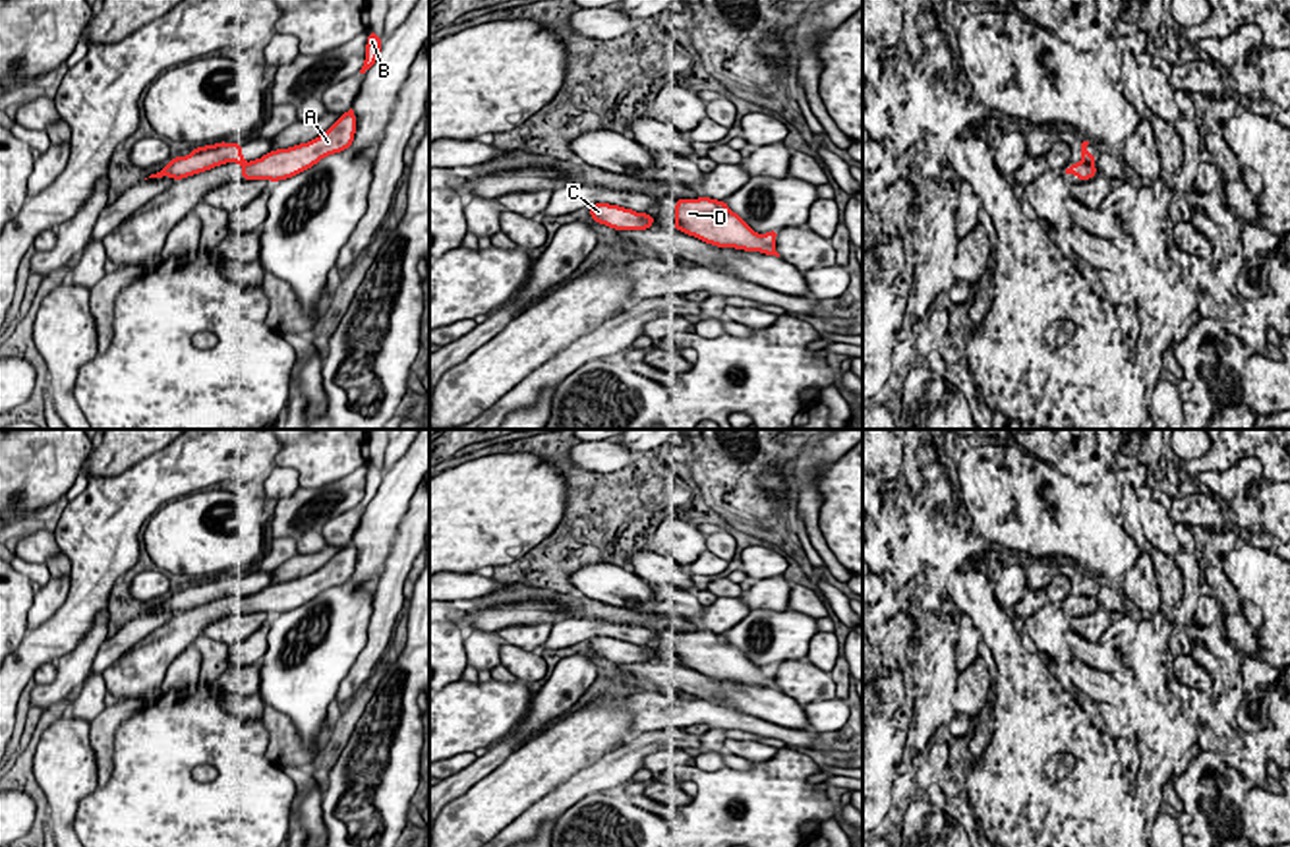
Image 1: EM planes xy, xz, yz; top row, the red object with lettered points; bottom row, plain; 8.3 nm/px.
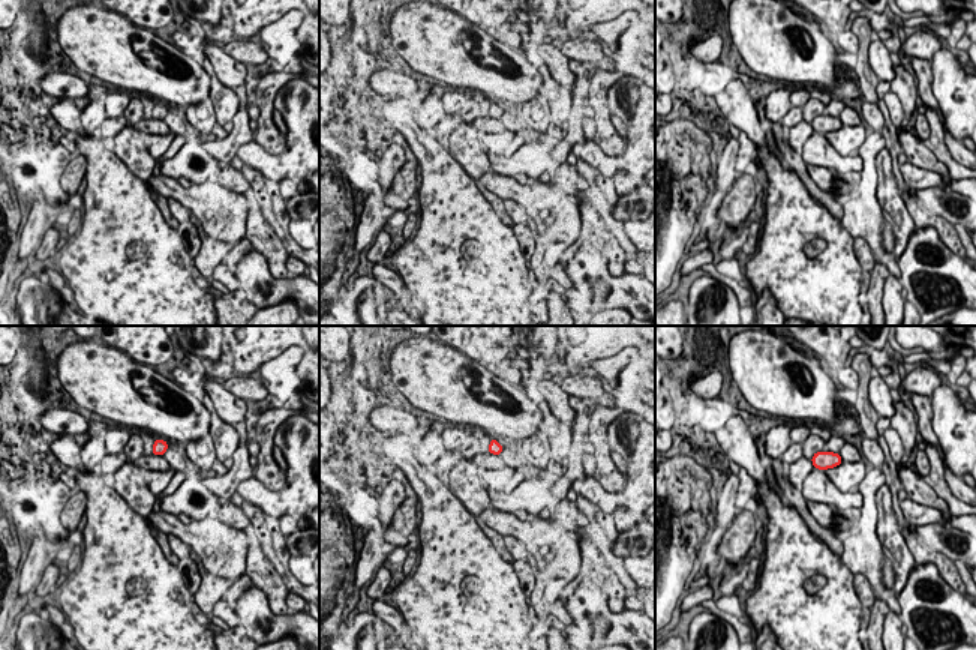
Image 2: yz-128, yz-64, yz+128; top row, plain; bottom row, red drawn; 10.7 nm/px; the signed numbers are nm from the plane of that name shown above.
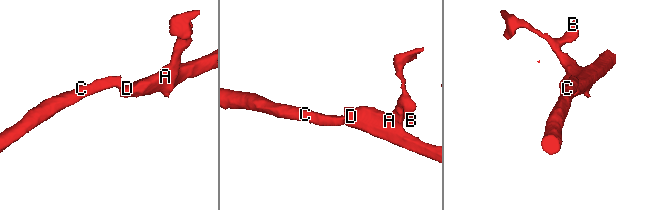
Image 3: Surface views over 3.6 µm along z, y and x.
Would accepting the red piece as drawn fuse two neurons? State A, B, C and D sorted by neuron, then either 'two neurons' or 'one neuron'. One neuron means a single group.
A B D / C | two neurons

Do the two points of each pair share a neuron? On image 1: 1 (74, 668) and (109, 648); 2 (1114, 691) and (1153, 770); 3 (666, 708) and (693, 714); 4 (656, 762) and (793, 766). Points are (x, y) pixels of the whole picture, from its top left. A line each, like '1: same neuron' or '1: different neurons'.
1: different neurons
2: same neuron
3: same neuron
4: different neurons

